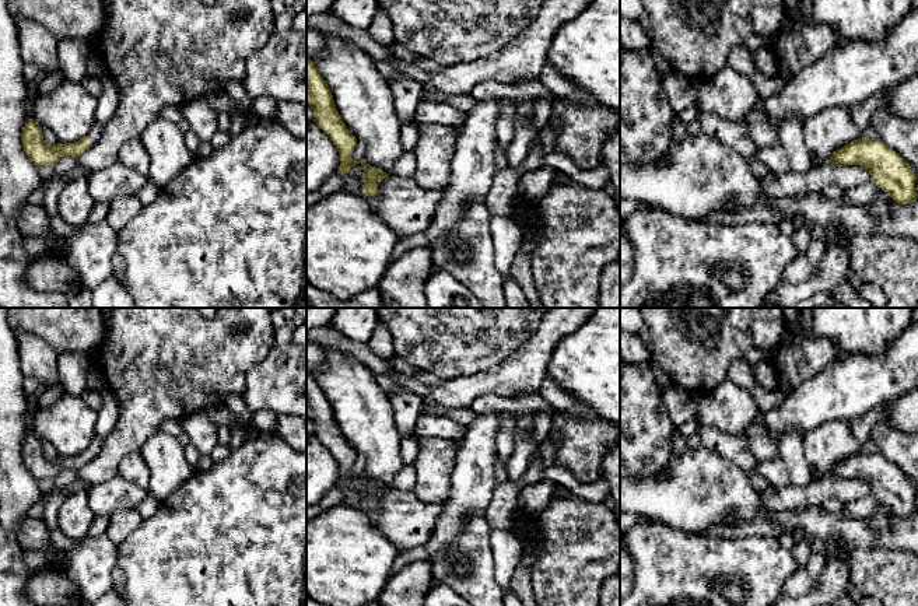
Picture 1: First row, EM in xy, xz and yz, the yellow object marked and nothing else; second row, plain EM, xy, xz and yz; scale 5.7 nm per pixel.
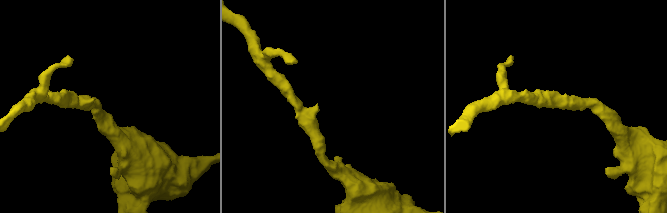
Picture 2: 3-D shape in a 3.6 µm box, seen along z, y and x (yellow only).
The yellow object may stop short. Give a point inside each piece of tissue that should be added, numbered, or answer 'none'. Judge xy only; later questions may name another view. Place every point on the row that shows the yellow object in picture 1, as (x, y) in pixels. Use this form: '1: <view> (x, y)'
1: xy (95, 130)

